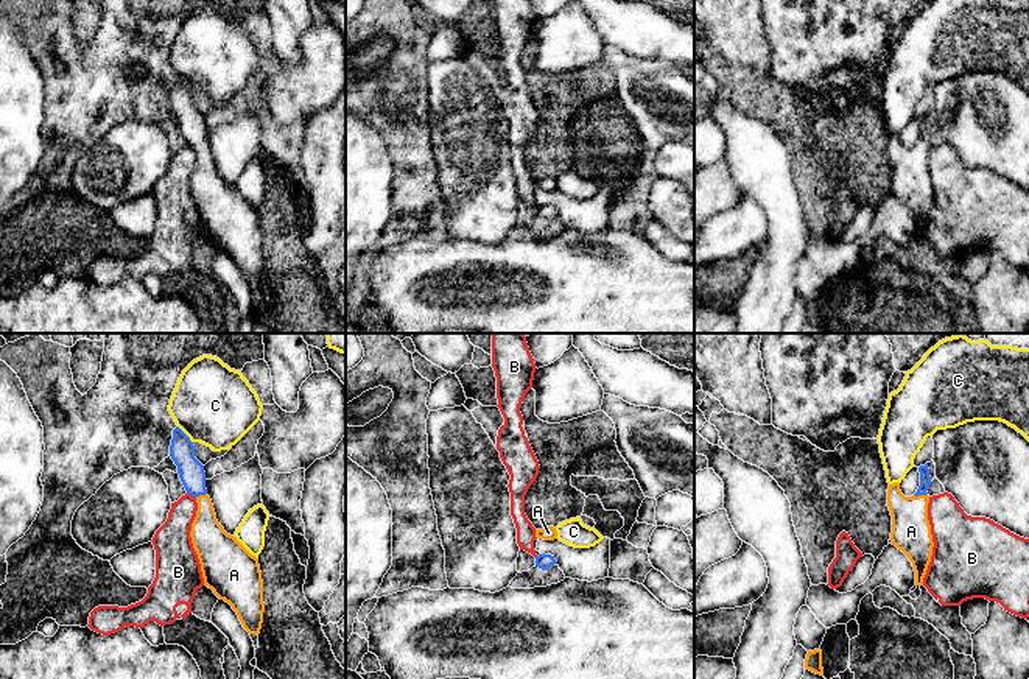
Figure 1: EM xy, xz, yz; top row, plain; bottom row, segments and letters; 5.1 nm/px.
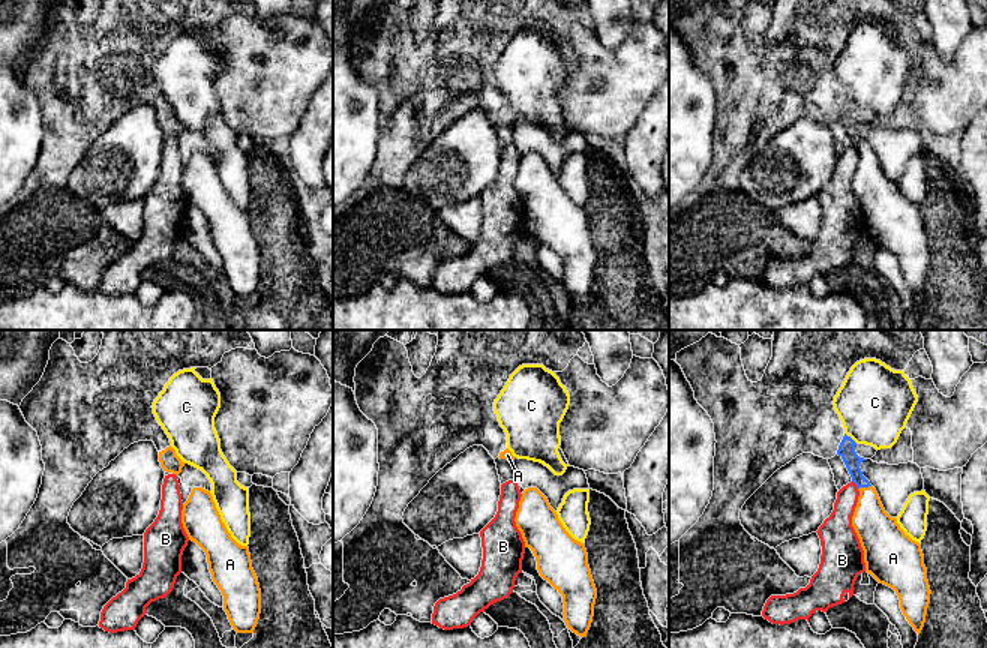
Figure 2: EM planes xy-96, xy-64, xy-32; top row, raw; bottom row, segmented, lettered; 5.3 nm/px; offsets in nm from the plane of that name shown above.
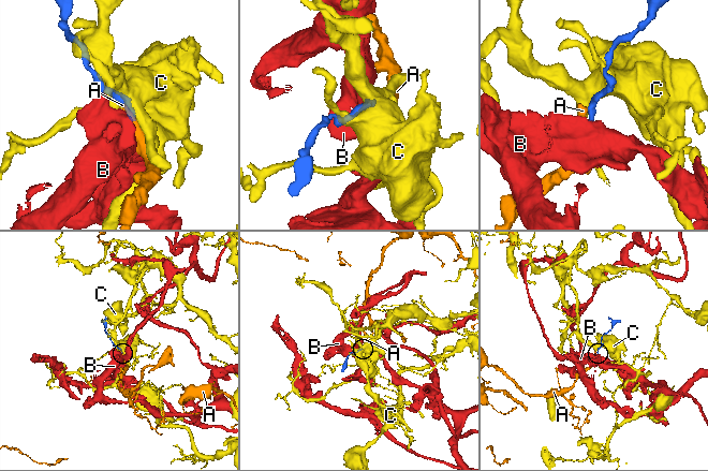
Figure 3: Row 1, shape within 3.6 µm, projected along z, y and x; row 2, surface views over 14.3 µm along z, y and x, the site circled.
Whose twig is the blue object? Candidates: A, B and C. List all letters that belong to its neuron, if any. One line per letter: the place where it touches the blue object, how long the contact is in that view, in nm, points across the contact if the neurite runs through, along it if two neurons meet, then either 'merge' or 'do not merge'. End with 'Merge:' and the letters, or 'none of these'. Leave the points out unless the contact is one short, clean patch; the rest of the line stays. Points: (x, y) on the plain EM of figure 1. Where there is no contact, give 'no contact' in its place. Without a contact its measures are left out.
A: yz (920, 145) | 70 nm | merge
B: xy (192, 147) | 60 nm | along xy (187, 144), (195, 150) | do not merge
C: xy (186, 86) | 120 nm | do not merge
Merge: A

